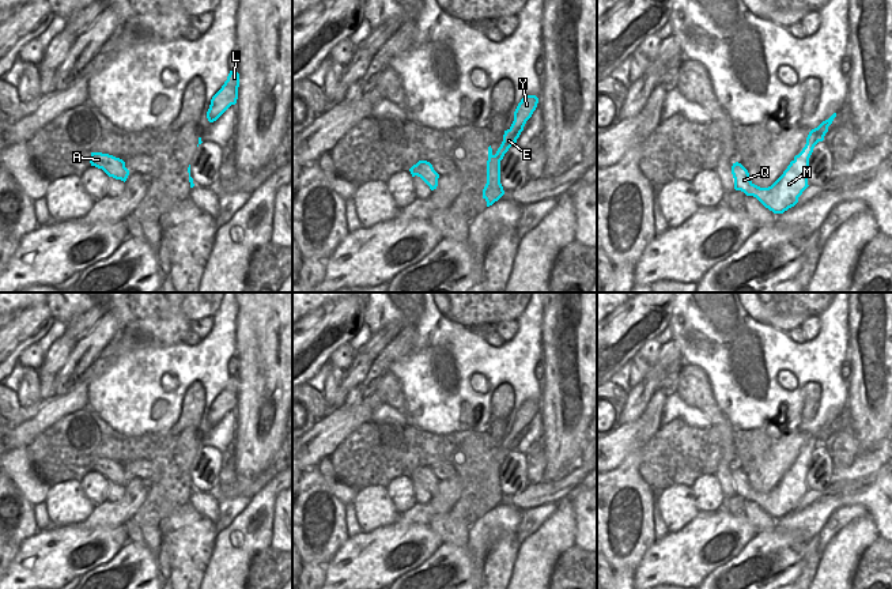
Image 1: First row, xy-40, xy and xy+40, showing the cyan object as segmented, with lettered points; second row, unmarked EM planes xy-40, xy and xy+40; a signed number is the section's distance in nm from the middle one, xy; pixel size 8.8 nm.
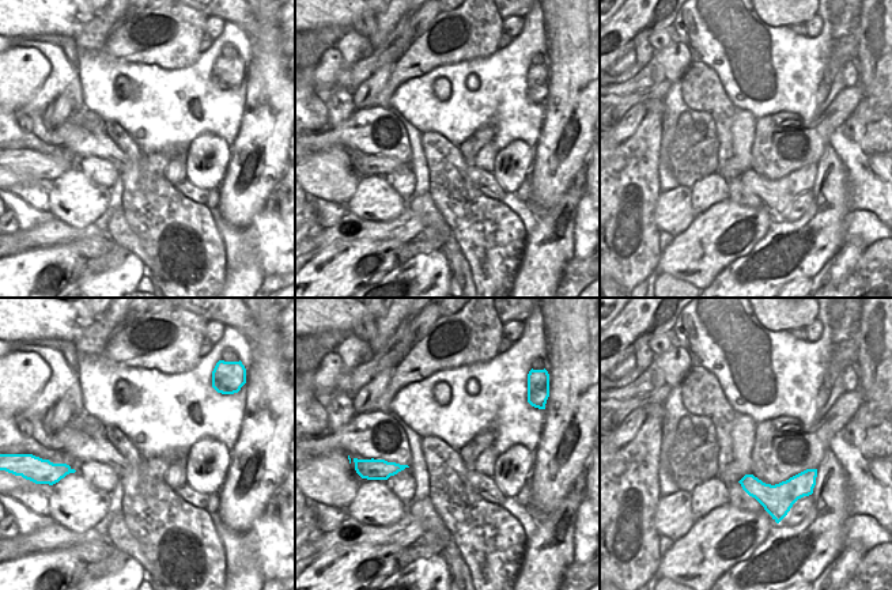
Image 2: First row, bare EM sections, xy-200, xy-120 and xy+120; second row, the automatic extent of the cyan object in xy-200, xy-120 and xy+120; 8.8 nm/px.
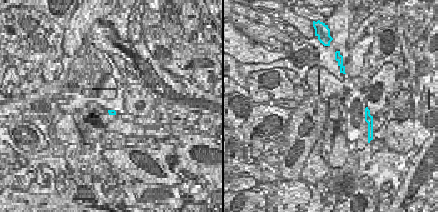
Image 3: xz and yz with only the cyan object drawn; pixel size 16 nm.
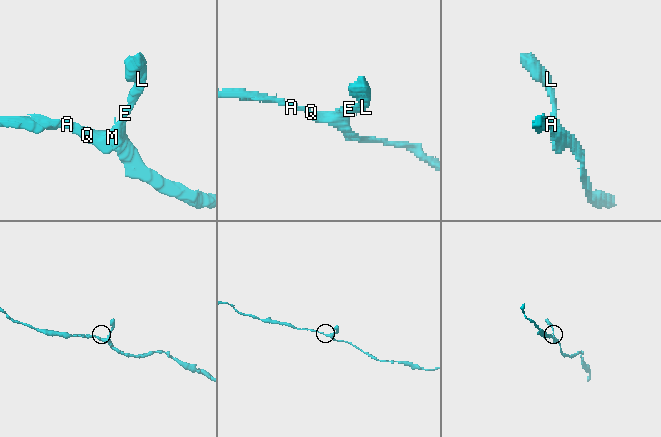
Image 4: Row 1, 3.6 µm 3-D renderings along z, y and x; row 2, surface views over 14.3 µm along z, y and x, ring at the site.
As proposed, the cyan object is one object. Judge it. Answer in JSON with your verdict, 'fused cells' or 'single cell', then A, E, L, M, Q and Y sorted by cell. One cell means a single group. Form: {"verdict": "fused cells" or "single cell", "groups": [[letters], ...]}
{"verdict": "single cell", "groups": [["A", "E", "L", "M", "Q", "Y"]]}

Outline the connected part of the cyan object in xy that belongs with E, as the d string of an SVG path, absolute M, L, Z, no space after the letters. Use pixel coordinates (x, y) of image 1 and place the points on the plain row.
M526 400L518 408L514 416L514 426L511 431L504 435L503 446L498 453L496 458L492 458L491 450L488 452L488 465L487 465L487 488L483 494L483 503L487 506L487 511L498 506L503 499L503 491L500 488L500 465L509 453L517 448L526 426L532 422L538 408L536 400Z

